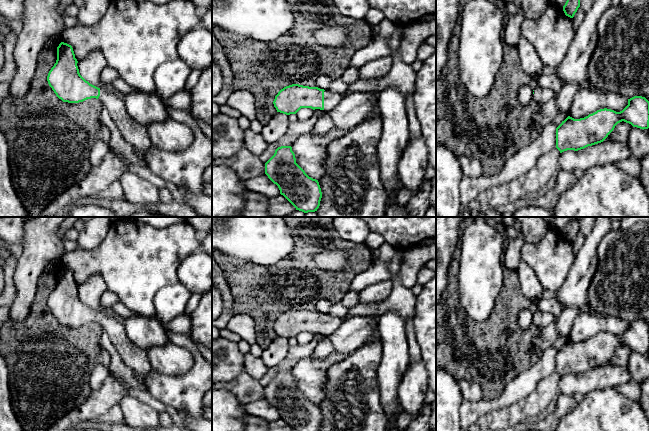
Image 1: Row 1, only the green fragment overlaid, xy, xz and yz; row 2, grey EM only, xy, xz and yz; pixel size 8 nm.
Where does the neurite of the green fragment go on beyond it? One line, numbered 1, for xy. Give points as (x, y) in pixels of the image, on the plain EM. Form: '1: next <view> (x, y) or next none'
1: next xy (136, 358)

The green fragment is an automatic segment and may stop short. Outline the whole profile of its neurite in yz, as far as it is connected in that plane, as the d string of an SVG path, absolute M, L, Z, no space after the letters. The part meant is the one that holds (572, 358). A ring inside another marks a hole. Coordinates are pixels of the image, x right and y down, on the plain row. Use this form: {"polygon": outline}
{"polygon": "M634 320L628 323L628 329L620 336L604 332L580 343L568 340L556 352L556 372L562 377L601 367L622 345L648 353L649 325L645 321Z"}

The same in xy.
{"polygon": "M61 266L57 271L56 287L47 300L48 308L56 320L68 327L98 323L108 333L124 364L145 380L152 369L146 350L128 338L124 325L86 305L80 299L77 287L72 270Z"}

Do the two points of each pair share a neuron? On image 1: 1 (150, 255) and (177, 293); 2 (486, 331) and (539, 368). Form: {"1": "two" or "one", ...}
{"1": "two", "2": "two"}

